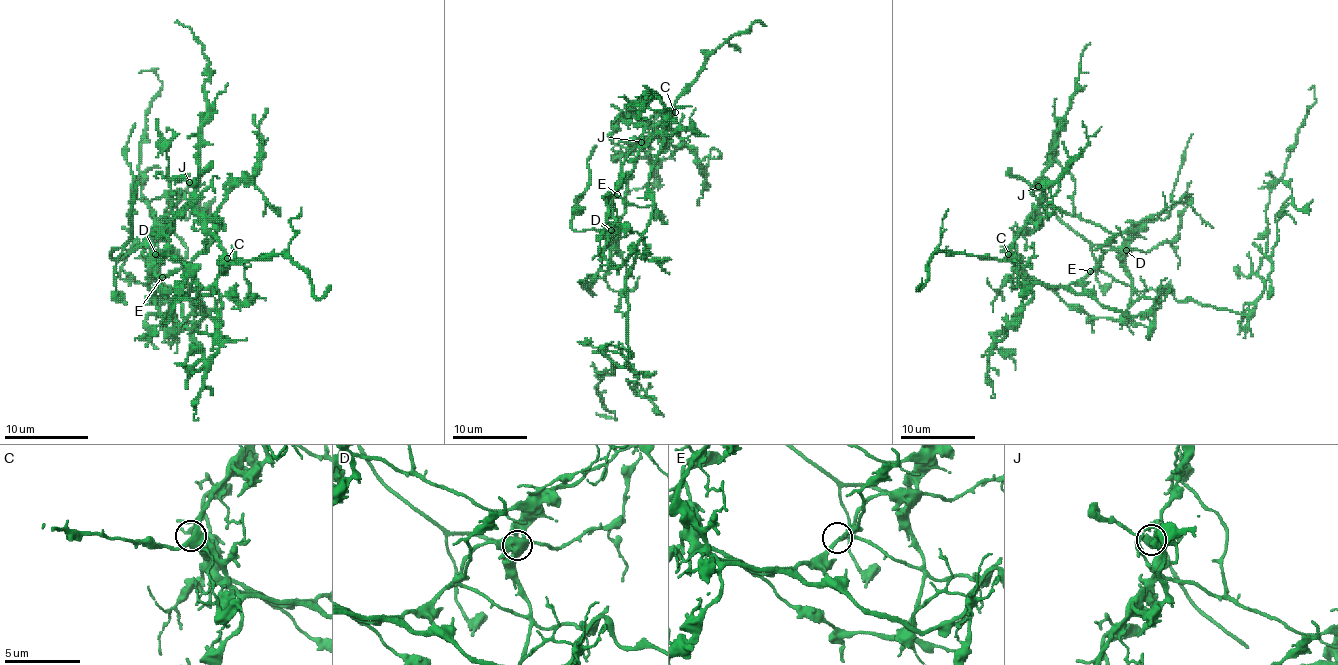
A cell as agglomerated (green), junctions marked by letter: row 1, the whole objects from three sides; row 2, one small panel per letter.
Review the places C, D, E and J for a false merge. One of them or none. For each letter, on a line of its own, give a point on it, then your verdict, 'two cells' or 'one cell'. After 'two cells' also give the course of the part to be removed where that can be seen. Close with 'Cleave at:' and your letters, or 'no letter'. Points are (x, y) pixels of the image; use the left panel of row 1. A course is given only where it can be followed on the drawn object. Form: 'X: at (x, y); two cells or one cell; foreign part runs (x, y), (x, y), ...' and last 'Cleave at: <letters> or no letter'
C: at (227, 258); one cell
D: at (155, 254); two cells; foreign part runs (156, 254), (149, 281), (164, 323), (177, 329), (194, 306), (208, 313), (215, 306), (215, 285)
E: at (162, 277); one cell
J: at (189, 182); one cell
Cleave at: D

